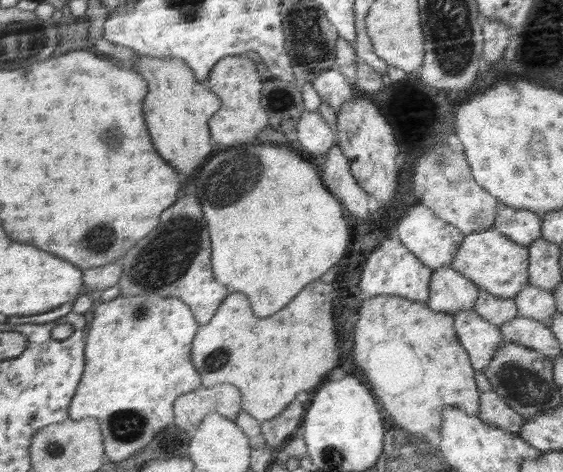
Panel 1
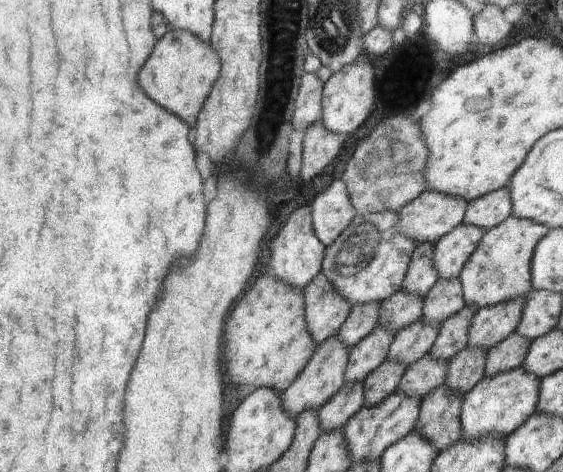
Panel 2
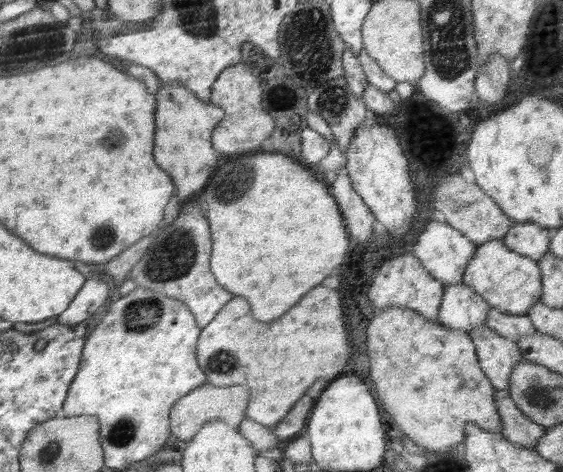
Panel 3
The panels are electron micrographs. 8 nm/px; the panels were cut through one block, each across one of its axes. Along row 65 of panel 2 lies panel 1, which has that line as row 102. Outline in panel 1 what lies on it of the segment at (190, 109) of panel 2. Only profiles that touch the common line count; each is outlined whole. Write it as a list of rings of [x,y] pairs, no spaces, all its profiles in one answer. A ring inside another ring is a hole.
[[[138,54],[137,71],[147,80],[148,92],[144,96],[146,124],[152,136],[152,144],[168,164],[180,174],[190,176],[203,167],[212,154],[208,120],[218,112],[221,100],[205,83],[200,83],[192,70],[180,58],[150,58]]]

